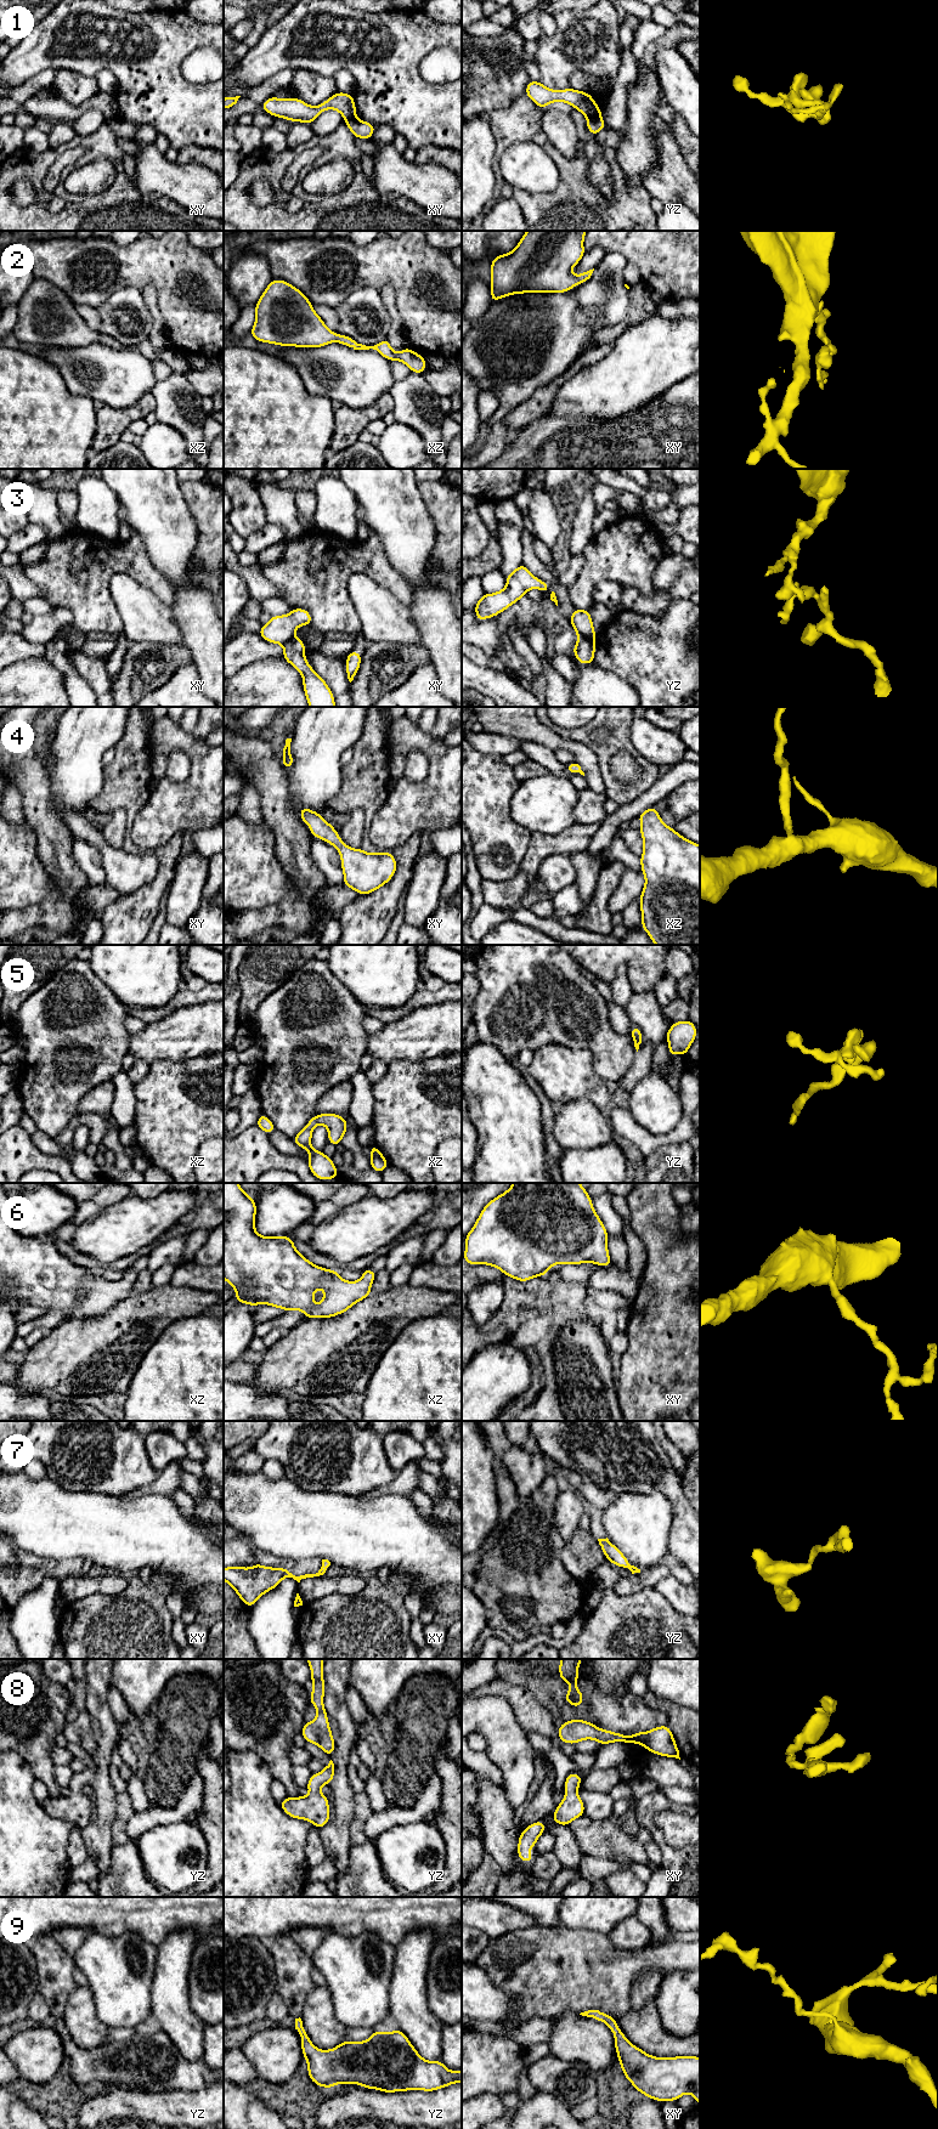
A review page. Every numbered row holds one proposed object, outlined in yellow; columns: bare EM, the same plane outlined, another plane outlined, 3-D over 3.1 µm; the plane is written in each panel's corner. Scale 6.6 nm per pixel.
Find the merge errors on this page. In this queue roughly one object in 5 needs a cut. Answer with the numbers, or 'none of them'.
3

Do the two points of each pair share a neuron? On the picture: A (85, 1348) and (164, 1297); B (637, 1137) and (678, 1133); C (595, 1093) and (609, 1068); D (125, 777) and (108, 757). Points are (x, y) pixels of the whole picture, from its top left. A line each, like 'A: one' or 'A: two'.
A: one
B: one
C: two
D: two

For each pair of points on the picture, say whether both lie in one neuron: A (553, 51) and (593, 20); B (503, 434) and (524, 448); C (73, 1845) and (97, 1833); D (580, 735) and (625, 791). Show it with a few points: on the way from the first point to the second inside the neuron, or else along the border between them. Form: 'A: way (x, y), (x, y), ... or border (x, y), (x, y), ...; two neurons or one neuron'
A: way (563, 50), (583, 29); one neuron
B: border (523, 429), (518, 437), (499, 456); two neurons
C: border (80, 1829), (80, 1835), (89, 1855); two neurons
D: way (595, 748), (604, 757), (604, 768), (609, 779); one neuron

